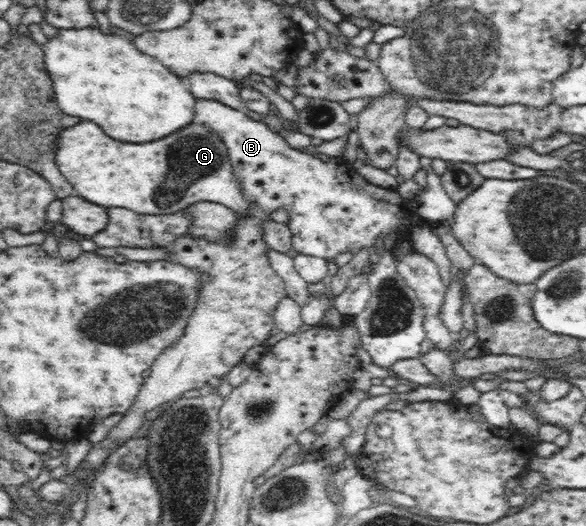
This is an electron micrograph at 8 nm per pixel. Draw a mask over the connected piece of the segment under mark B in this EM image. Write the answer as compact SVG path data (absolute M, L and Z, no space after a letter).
M196 98L194 122L206 124L224 142L234 178L249 201L255 201L266 213L283 209L289 215L287 226L291 231L291 244L298 254L334 260L342 253L356 254L361 249L373 253L374 244L380 237L392 231L409 230L411 227L426 227L428 220L415 210L415 202L404 202L396 189L372 185L362 175L356 173L353 164L342 157L335 160L316 158L316 155L292 148L281 134L274 133L262 121L254 120L233 107L213 99Z

